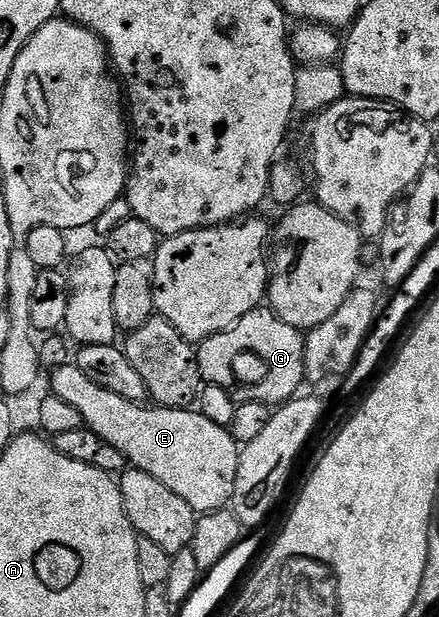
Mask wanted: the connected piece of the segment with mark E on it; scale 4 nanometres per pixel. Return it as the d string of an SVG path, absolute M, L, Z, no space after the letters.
M75 365L58 367L52 375L52 394L67 401L67 405L72 405L79 412L82 424L90 431L103 437L103 441L115 445L115 449L125 455L126 464L130 468L151 473L151 477L163 481L167 489L172 489L179 497L183 497L183 501L187 501L187 505L191 505L191 509L198 513L219 511L230 506L237 476L239 444L234 441L227 427L215 425L215 421L207 421L207 417L203 417L197 409L158 407L127 401L127 397L95 385L95 381L91 381L91 377L87 377L87 373L83 373L83 369Z

